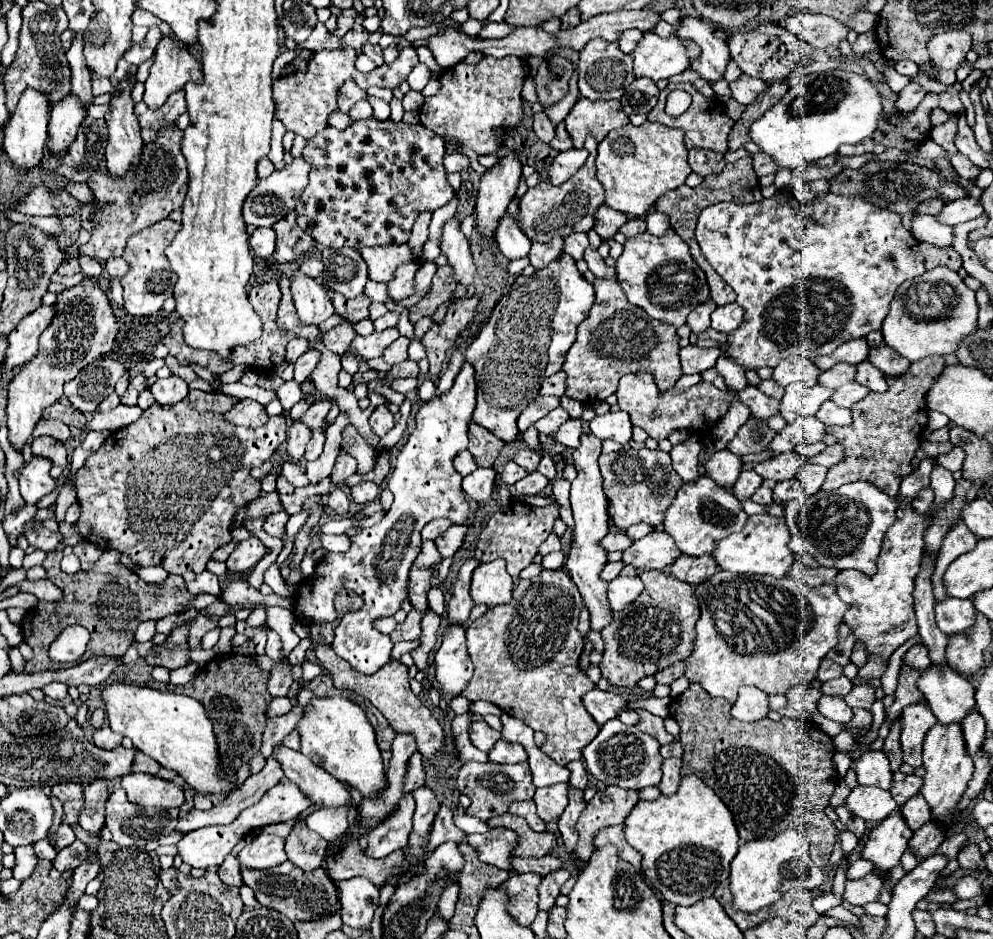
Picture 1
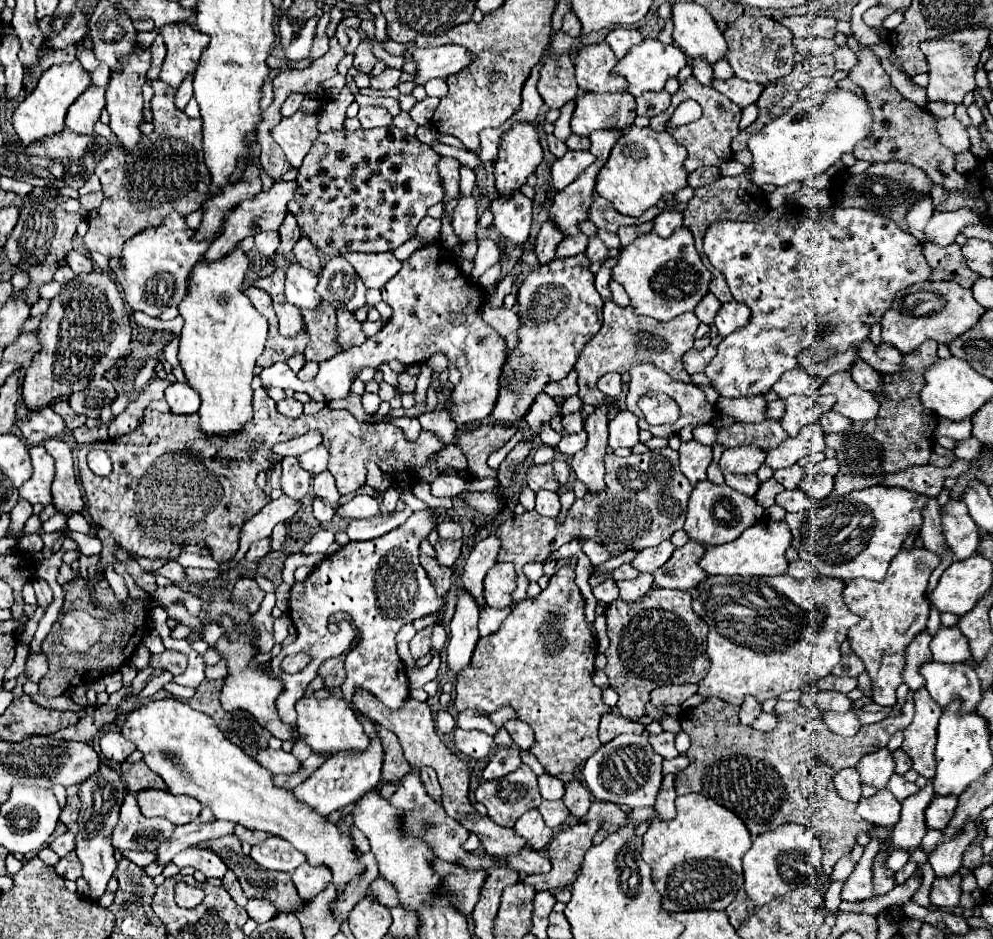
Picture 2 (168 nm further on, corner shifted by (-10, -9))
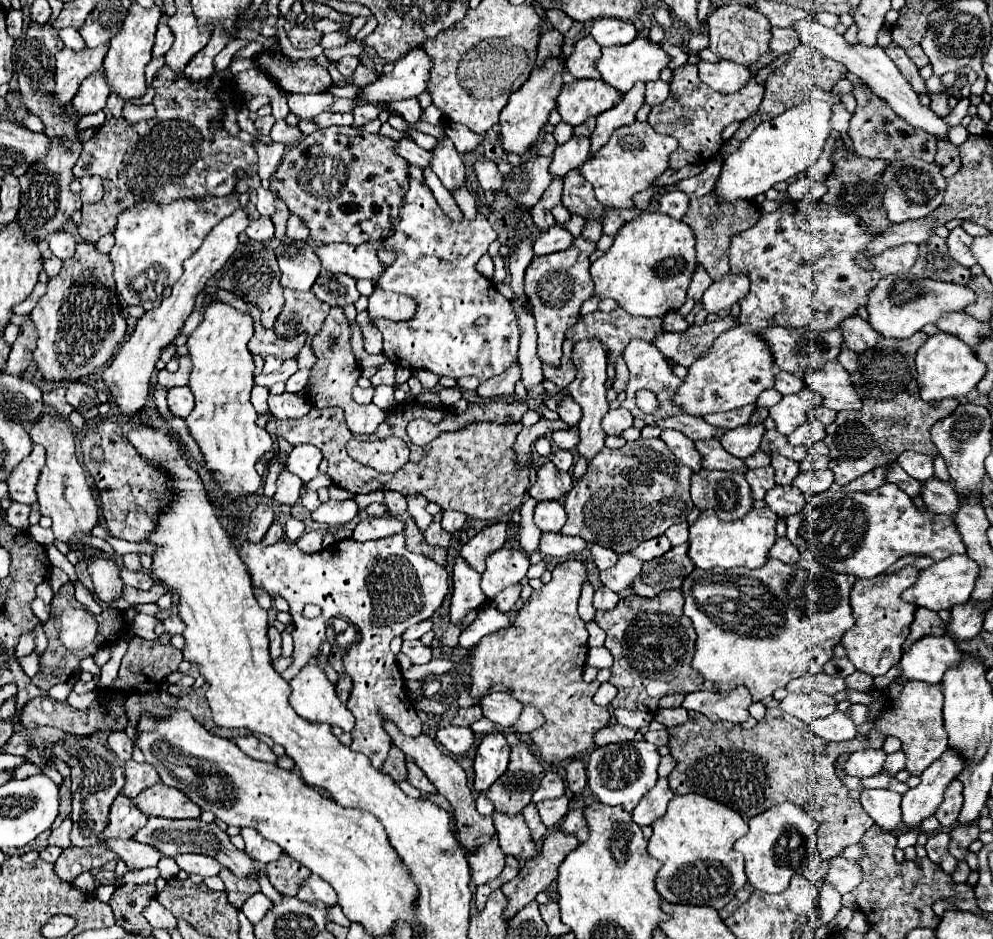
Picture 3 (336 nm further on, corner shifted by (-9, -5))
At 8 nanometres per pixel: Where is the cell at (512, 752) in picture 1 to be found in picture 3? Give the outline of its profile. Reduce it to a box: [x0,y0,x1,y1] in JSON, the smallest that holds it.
[475,733,509,793]

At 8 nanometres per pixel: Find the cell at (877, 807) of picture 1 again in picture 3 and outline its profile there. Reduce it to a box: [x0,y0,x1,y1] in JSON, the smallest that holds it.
[861,789,901,831]

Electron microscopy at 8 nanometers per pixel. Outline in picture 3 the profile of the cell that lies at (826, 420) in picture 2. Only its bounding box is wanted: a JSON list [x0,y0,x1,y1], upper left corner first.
[809,405,837,425]

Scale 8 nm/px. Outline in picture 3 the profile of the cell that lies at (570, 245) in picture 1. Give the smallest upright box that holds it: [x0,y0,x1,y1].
[535,227,573,255]

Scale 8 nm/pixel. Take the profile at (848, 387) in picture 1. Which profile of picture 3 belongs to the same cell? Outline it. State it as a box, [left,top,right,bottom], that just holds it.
[805,361,861,411]

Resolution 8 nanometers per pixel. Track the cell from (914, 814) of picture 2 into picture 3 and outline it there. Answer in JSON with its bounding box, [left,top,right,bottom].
[903,749,963,829]

